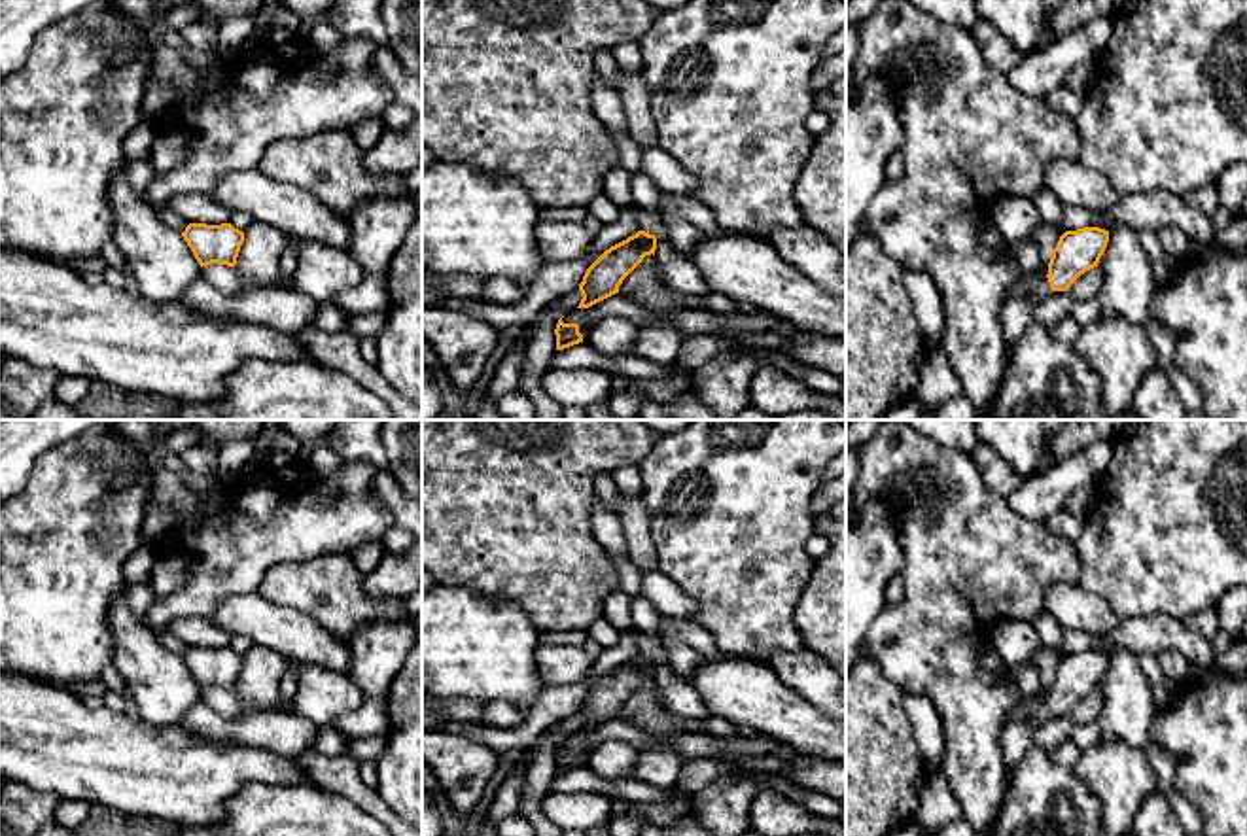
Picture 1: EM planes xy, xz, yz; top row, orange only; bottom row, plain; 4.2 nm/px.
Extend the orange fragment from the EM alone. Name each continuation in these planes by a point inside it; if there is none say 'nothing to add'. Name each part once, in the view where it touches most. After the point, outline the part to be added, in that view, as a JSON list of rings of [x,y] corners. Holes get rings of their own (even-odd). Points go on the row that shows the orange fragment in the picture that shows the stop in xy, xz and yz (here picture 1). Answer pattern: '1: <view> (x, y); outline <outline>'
1: yz (1017, 314); outline [[[1048,278],[1027,289],[1026,293],[1005,301],[1001,310],[1003,320],[1003,342],[1005,342],[1005,367],[1009,371],[1010,356],[1026,331],[1033,322],[1033,308],[1039,299],[1050,293]]]

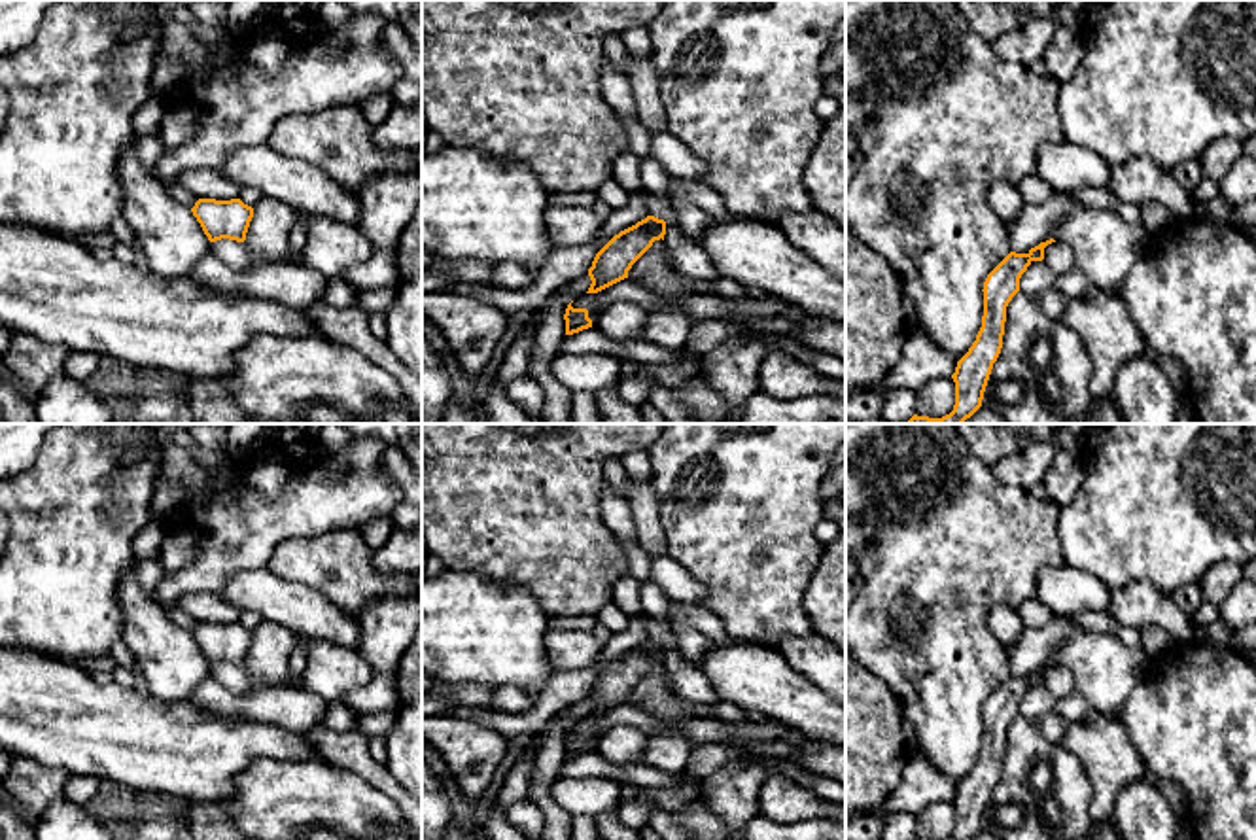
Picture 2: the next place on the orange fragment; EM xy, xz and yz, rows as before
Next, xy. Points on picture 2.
nothing to add

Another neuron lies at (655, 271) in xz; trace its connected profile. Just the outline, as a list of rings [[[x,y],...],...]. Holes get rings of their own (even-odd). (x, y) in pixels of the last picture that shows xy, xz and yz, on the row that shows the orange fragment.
[[[654,240],[653,246],[632,265],[628,280],[651,289],[656,297],[672,303],[685,303],[696,291],[690,288],[690,278],[683,276],[670,261],[664,240]]]

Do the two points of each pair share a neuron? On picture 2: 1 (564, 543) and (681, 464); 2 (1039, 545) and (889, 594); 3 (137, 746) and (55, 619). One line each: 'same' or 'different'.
1: different
2: same
3: different

